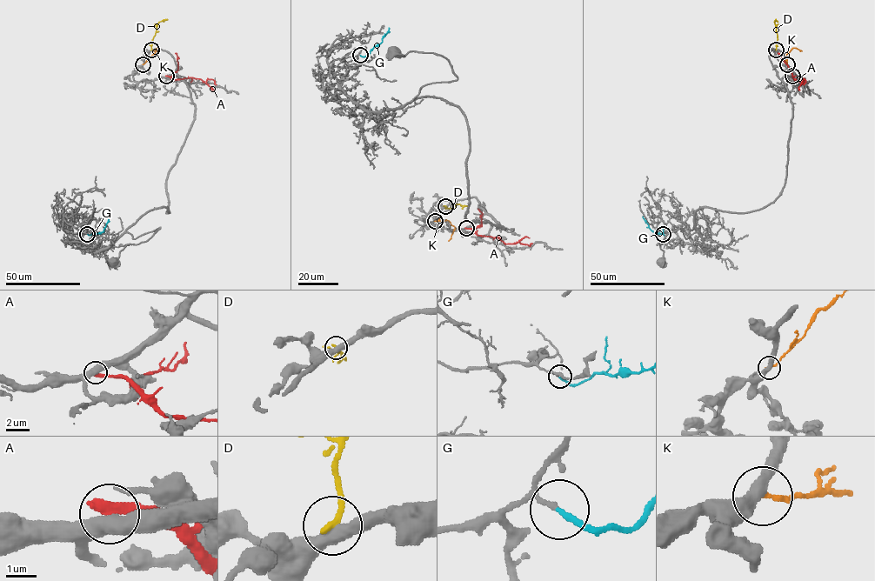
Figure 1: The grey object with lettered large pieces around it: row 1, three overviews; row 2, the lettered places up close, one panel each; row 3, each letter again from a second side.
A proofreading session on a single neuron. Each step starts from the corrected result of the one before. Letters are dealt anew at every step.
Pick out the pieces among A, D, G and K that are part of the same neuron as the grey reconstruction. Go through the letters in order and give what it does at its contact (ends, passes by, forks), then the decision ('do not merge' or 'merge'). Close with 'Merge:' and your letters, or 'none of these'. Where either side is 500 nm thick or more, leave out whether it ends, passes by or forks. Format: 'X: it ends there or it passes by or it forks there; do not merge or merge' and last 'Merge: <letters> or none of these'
A: do not merge
D: it ends there; do not merge
G: it ends there; merge
K: it ends there; do not merge
Merge: G

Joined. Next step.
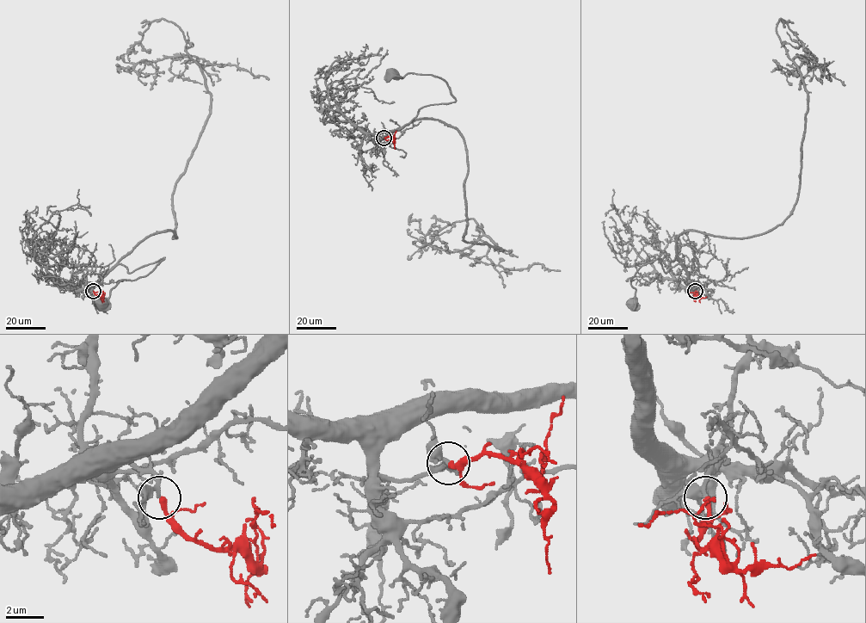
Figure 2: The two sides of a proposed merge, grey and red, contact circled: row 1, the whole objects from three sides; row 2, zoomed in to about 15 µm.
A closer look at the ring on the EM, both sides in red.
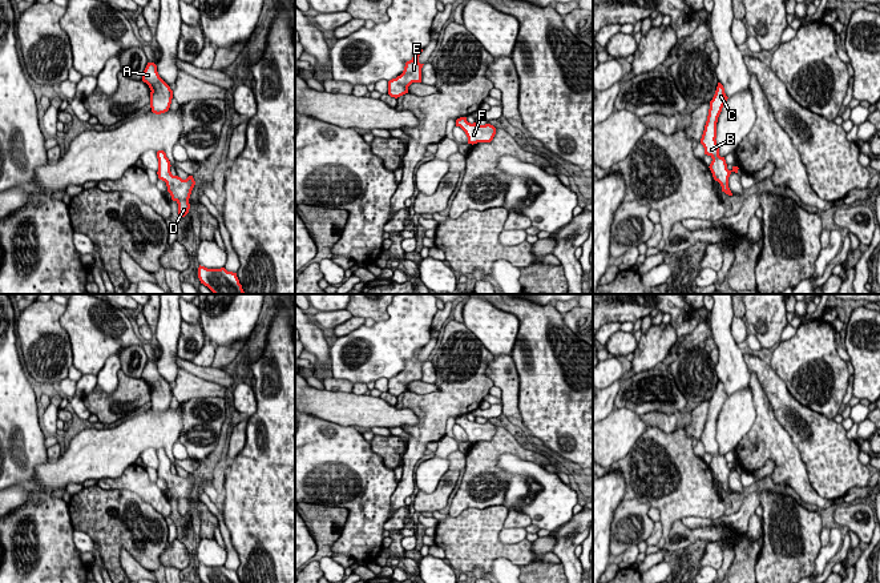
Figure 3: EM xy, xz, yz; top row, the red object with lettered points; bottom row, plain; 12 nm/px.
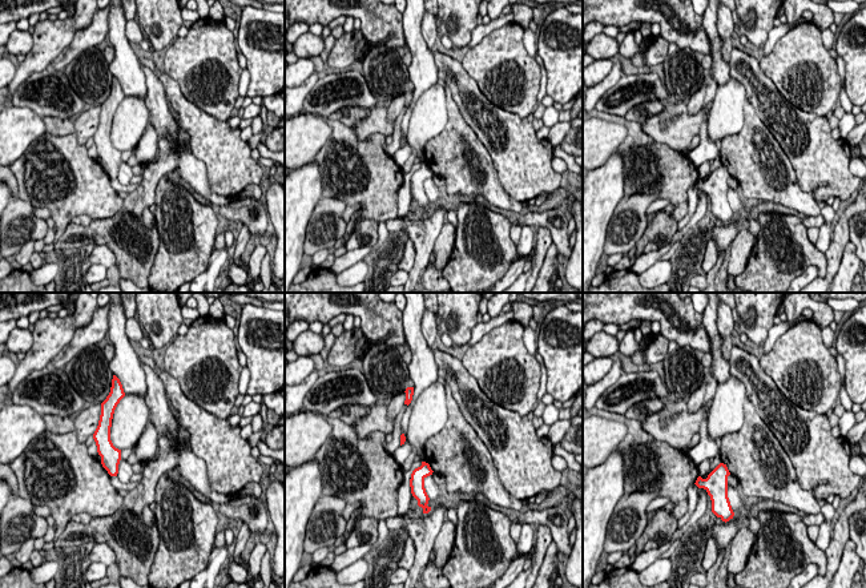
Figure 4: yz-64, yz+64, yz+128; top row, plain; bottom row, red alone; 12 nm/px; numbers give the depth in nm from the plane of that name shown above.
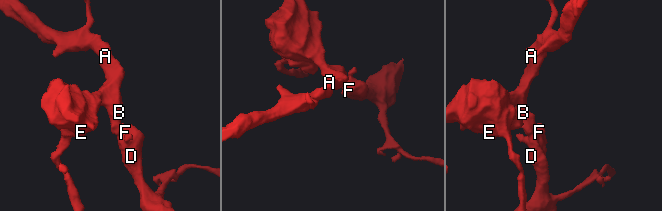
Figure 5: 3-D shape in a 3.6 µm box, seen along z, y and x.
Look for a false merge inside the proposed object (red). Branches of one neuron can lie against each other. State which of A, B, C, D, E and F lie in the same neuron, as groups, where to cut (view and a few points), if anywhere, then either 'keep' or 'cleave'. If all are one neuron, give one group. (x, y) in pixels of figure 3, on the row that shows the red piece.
groups A B C D E F; cut none; keep

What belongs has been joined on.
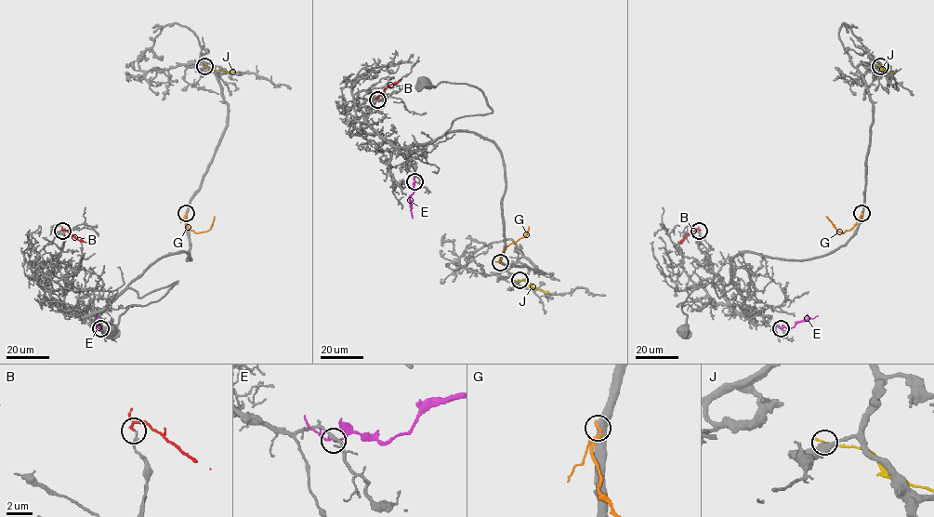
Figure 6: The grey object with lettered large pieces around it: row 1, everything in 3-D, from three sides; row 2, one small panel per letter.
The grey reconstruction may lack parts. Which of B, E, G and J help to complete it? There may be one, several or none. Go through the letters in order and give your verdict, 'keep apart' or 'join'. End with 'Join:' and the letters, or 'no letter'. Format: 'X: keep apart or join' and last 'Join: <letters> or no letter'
B: join
E: keep apart
G: keep apart
J: keep apart
Join: B

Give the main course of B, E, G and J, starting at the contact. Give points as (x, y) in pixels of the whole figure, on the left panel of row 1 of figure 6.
B: (62, 231), (86, 242)
E: (100, 328), (95, 324), (98, 315)
G: (186, 213), (186, 224), (196, 233), (209, 230), (214, 216)
J: (204, 66), (217, 71), (233, 72)

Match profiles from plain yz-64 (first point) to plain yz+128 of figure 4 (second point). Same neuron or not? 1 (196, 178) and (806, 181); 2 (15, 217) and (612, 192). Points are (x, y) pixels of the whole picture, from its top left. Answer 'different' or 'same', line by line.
1: different
2: different

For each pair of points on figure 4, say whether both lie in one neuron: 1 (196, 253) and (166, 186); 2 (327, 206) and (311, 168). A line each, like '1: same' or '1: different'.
1: same
2: different

